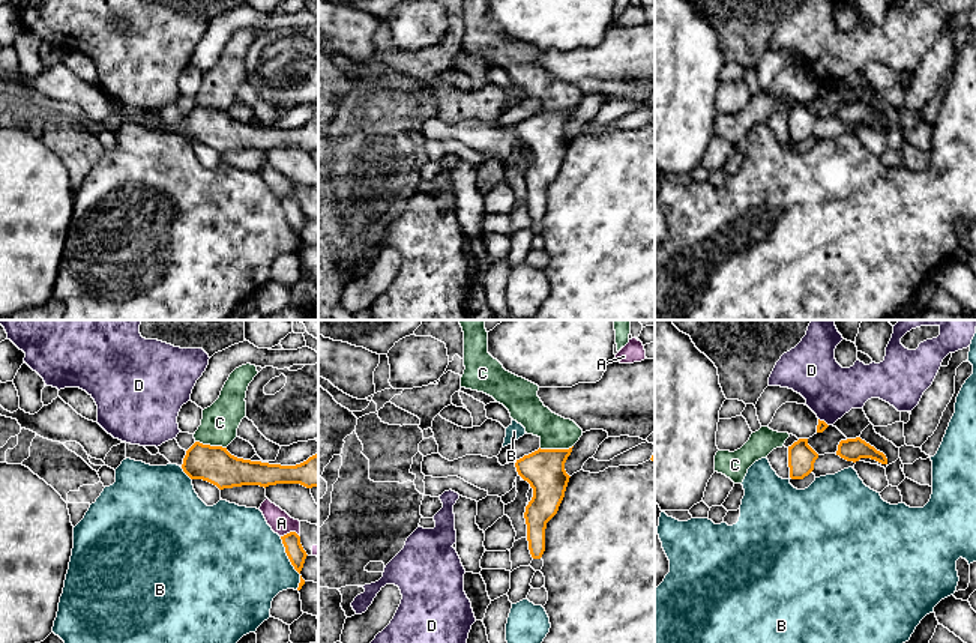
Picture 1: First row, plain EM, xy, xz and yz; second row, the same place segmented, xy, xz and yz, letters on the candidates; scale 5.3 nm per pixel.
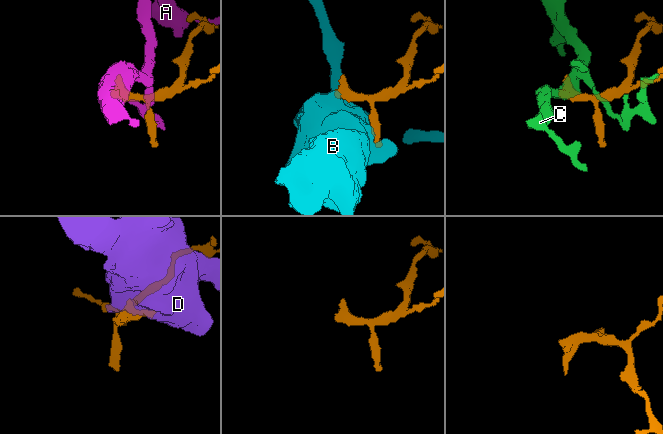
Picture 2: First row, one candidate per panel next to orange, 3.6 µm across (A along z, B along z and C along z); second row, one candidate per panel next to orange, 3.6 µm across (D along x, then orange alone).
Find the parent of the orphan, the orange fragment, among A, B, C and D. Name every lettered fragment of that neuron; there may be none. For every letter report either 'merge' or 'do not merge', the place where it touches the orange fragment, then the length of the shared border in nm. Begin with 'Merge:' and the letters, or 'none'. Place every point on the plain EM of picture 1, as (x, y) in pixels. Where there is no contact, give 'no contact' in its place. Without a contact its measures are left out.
Merge: none
A: do not merge; contact xy (290, 196); length 100 nm
B: do not merge; contact xy (292, 227); length 300 nm
C: do not merge; contact xz (556, 113); length 180 nm
D: do not merge; contact yz (823, 84); length 70 nm

